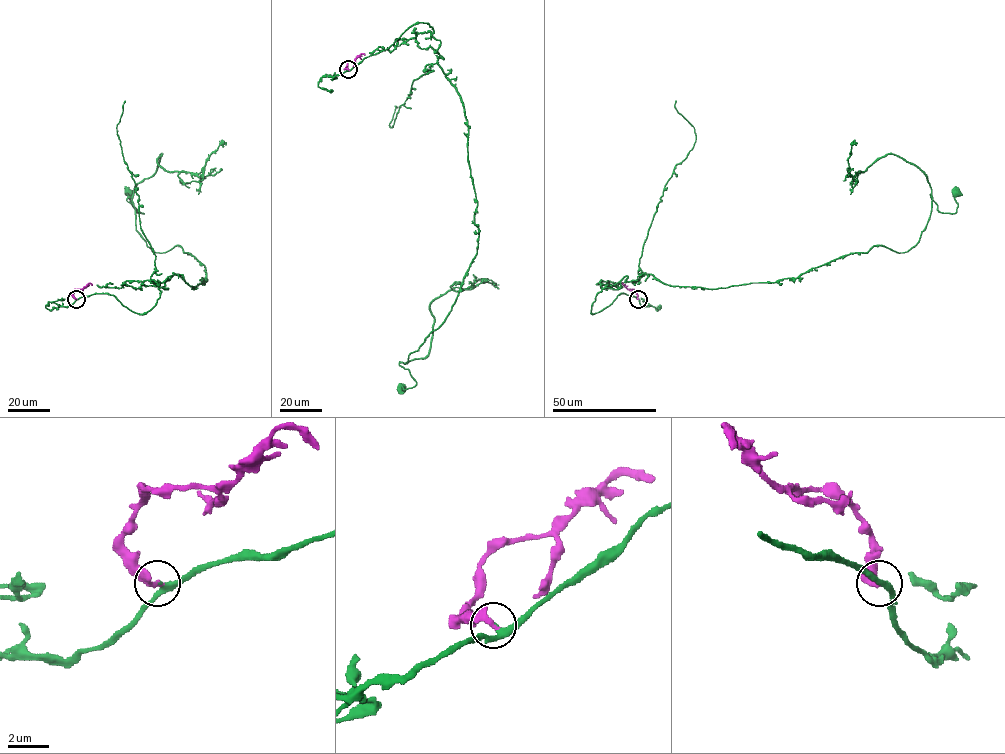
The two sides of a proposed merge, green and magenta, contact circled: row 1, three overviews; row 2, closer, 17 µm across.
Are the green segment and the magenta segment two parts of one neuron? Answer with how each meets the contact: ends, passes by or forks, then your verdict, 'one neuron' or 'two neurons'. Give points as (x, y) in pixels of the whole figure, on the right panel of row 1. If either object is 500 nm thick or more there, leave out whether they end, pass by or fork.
green passes by; magenta ends; one neuron

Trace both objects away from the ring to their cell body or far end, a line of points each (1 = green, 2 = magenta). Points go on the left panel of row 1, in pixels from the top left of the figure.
1: (76, 299), (113, 294), (142, 314), (169, 276), (204, 282), (179, 245), (147, 245), (128, 192)
2: (76, 299), (72, 293), (75, 289), (82, 289), (88, 283), (92, 285)

